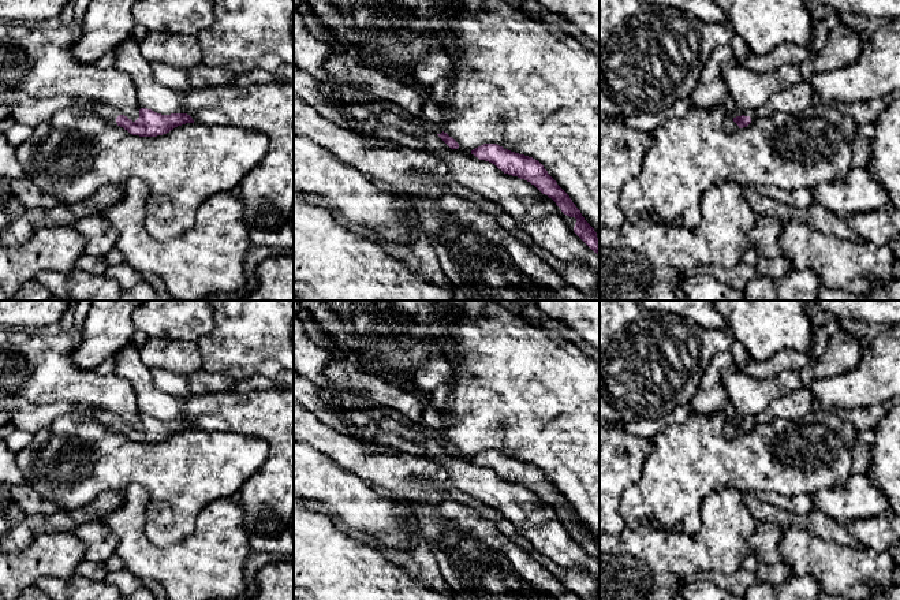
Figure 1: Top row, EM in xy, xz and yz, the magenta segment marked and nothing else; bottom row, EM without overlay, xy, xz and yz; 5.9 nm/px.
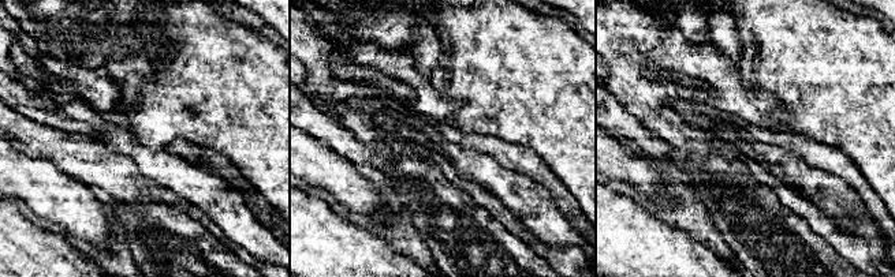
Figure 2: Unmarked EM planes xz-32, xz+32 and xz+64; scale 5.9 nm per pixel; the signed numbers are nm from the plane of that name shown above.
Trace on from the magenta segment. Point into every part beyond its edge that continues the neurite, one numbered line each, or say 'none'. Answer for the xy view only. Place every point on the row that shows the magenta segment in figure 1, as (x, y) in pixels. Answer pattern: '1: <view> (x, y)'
1: xy (107, 112)

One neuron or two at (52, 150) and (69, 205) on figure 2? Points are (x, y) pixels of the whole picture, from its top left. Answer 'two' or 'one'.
two

